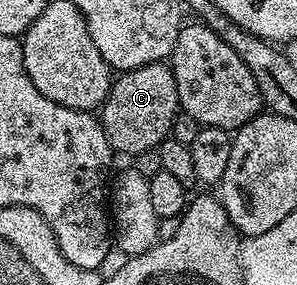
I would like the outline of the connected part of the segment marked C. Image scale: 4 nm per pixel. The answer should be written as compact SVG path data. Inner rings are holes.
M167 64L143 65L137 69L125 69L113 80L108 97L98 110L98 120L104 129L106 139L110 143L113 154L145 153L151 149L159 150L167 137L171 134L177 114L181 112L180 100L178 99L178 87Z

